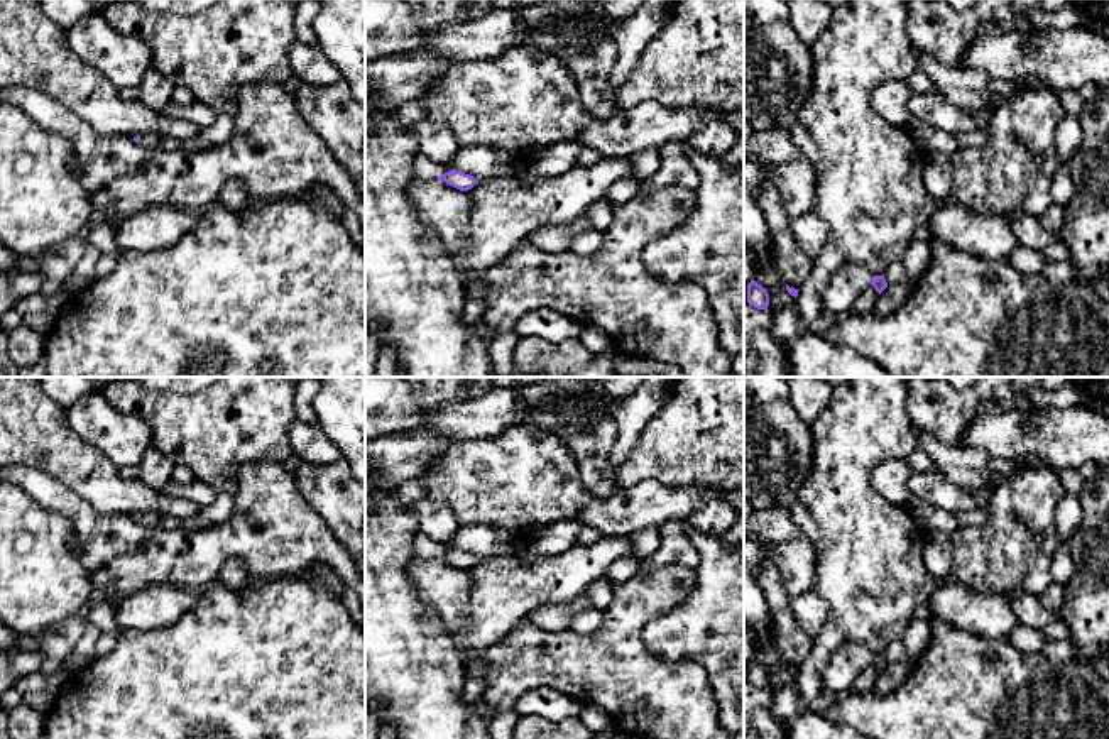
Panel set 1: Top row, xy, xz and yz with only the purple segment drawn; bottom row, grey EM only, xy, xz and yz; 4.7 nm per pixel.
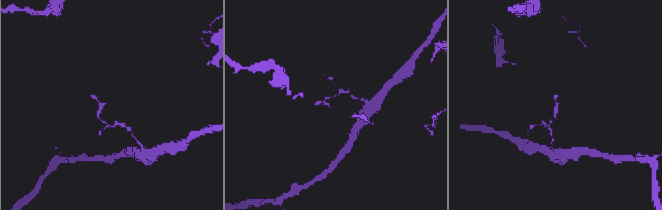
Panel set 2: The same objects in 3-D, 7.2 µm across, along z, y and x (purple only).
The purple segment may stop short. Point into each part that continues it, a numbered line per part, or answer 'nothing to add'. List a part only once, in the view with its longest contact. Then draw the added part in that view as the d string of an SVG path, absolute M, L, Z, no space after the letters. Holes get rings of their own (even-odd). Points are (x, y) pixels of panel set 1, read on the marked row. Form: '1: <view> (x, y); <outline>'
1: xy (149, 141); M145 134L140 137L139 145L142 149L157 149L161 139L162 139L162 135L159 135L159 134Z

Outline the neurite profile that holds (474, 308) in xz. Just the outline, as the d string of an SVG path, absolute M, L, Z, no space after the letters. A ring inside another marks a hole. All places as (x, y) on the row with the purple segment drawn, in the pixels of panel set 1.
M467 298L463 306L463 321L470 326L480 326L485 313L485 301L478 298Z

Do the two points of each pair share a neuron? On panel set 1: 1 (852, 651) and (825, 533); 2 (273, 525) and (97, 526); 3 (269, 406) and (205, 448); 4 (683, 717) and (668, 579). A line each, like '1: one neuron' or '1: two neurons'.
1: two neurons
2: one neuron
3: one neuron
4: one neuron

